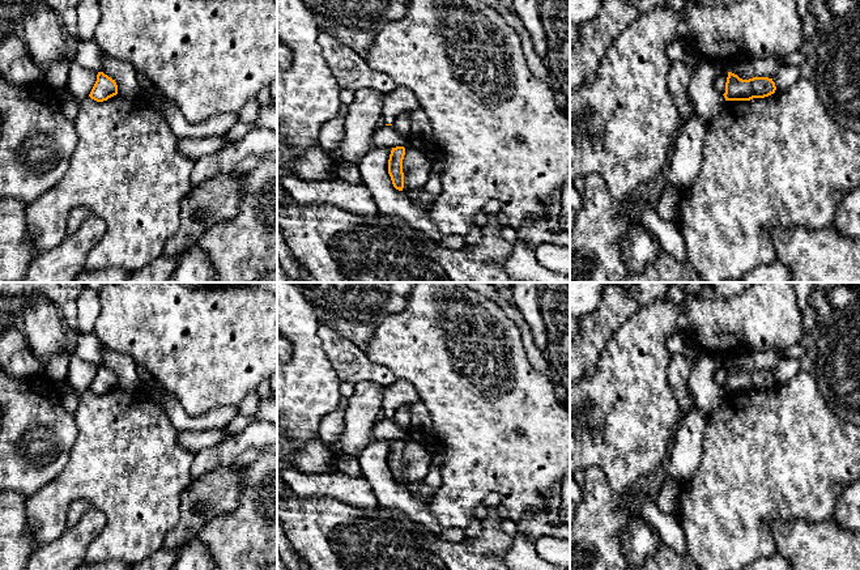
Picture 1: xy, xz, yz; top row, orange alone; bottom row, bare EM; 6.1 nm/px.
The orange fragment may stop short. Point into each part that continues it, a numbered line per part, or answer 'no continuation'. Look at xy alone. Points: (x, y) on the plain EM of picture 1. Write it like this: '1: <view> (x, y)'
no continuation

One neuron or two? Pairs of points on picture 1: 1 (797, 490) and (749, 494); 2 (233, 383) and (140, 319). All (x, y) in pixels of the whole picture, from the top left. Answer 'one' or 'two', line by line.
1: one
2: one

